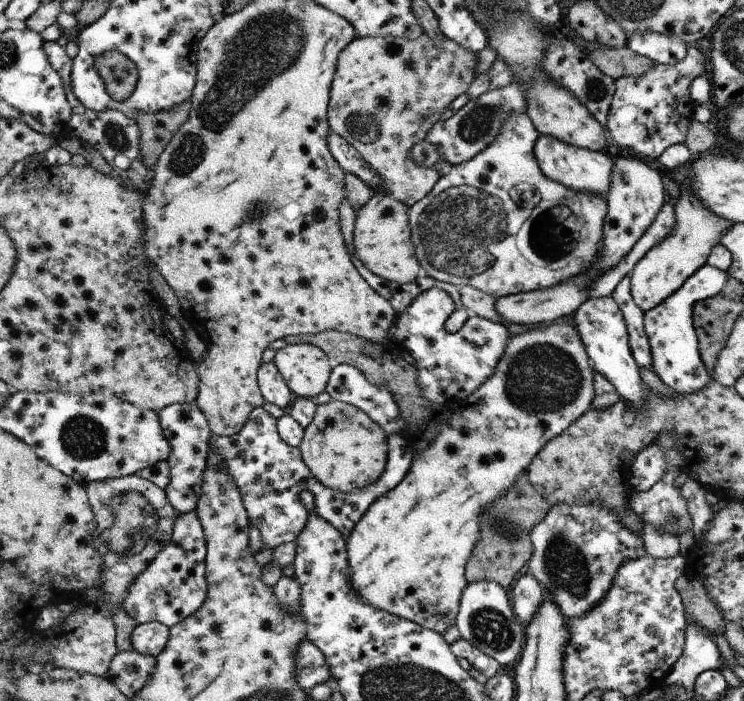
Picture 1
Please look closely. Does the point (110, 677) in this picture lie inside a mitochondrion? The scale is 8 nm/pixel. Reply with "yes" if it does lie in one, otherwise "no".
no

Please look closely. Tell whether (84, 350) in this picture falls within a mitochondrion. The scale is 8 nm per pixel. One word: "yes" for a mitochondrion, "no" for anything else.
no

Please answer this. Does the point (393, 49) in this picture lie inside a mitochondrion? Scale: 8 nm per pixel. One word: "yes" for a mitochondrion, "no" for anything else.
no

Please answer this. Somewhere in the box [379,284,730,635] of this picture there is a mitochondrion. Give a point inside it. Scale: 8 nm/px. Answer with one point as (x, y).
(539, 379)

